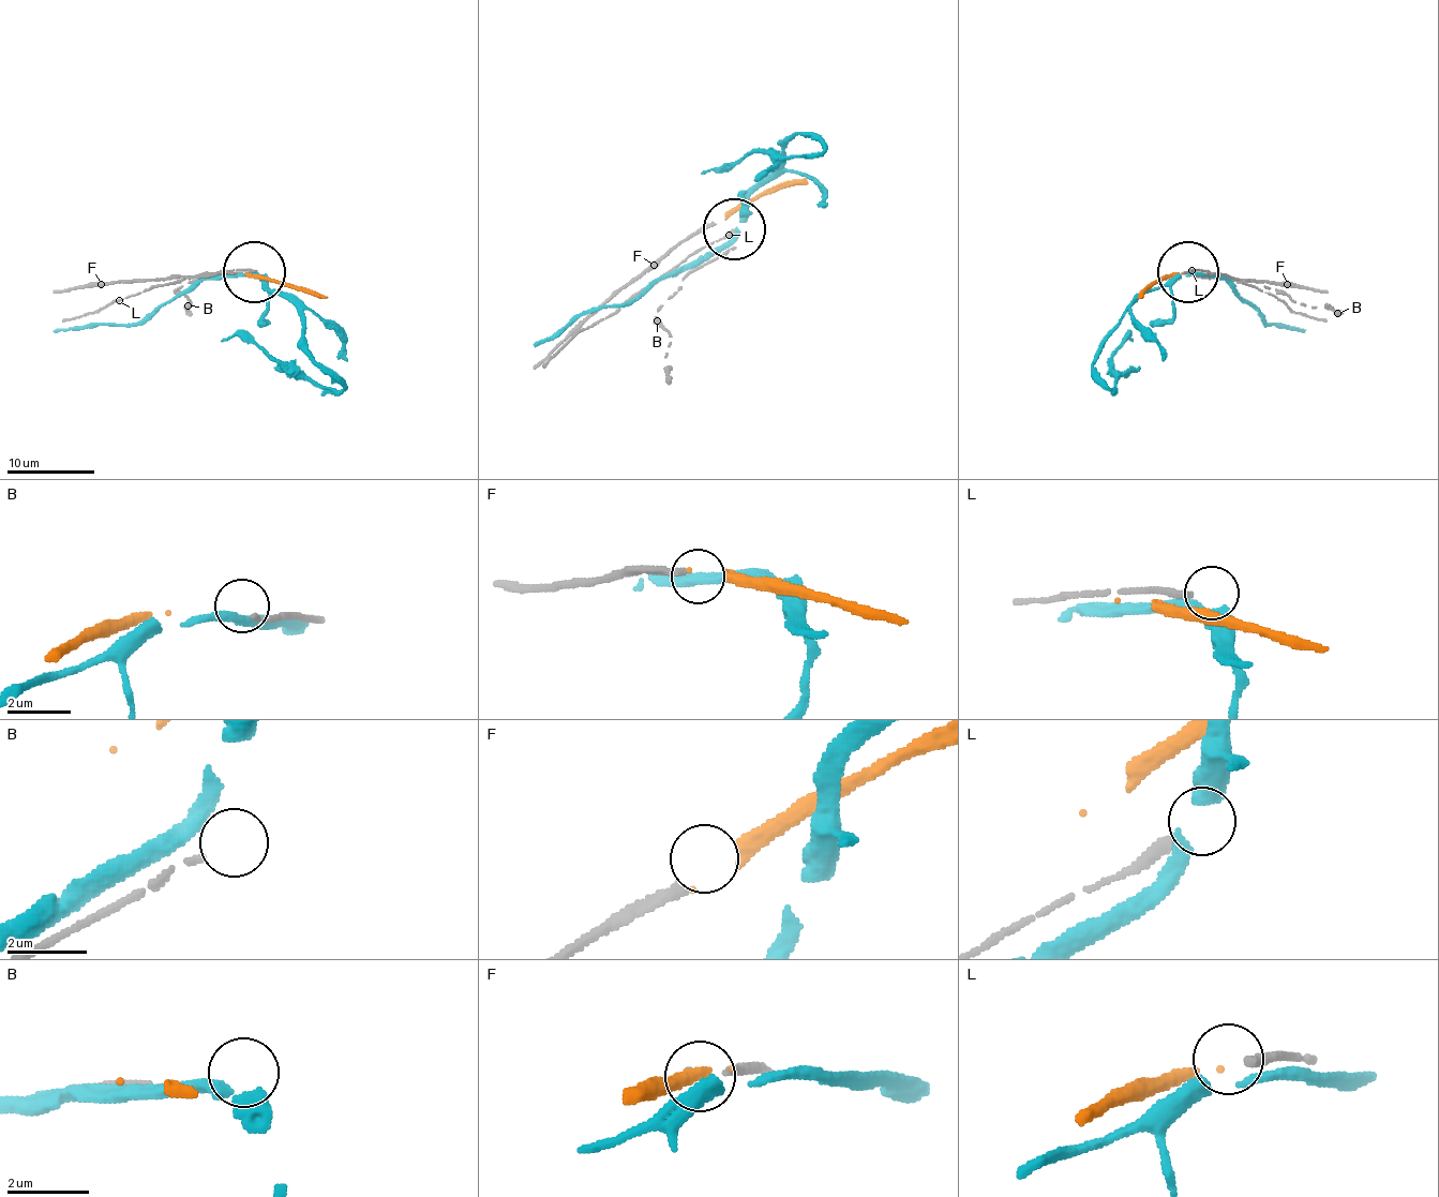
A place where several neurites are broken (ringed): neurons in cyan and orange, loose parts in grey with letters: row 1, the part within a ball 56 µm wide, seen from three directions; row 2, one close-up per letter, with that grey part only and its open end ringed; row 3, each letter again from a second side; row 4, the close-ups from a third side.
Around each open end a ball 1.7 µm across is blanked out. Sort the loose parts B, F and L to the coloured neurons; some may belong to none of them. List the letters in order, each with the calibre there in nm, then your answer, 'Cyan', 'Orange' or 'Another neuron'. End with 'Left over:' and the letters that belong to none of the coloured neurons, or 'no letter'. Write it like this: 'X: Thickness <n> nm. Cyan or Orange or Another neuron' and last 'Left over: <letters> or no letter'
B: Thickness 130 nm. Another neuron
F: Thickness 240 nm. Orange
L: Thickness 280 nm. Another neuron
Left over: B, L

